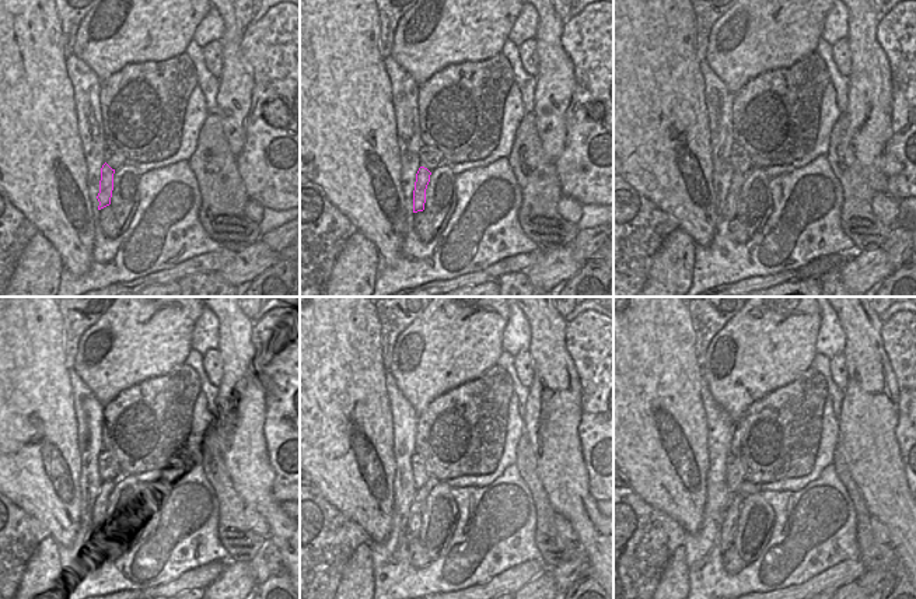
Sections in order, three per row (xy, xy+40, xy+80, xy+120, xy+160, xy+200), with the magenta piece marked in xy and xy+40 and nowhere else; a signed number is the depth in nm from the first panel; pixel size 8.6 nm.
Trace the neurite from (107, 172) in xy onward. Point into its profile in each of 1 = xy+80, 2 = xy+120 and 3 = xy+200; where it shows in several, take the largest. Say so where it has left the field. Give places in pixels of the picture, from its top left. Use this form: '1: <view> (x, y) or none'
1: xy+80 (738, 178)
2: xy+120 (104, 503)
3: xy+200 (730, 521)

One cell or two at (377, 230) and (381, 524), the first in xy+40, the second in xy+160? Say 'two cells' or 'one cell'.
one cell

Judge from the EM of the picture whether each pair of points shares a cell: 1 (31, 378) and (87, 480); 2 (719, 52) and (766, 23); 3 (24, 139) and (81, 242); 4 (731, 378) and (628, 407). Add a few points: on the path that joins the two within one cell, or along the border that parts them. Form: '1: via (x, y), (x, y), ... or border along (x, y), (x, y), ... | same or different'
1: border along (77, 434), (79, 494), (83, 498) | different
2: via (730, 52), (734, 52), (755, 34) | same
3: via (39, 164), (63, 217) | same
4: border along (701, 370), (703, 375) | different

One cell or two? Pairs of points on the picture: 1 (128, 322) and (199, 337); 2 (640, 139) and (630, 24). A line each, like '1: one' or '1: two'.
1: two
2: one

